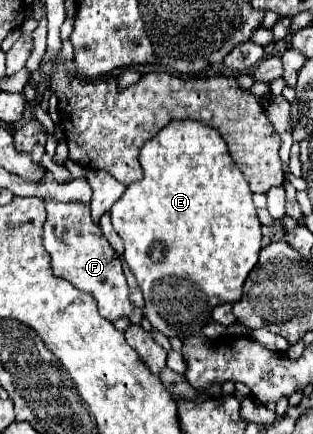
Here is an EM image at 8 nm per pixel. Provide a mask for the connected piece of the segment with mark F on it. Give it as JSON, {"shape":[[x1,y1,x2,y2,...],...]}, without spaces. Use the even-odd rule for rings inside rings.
{"shape":[[43,198,47,220,43,226,43,244,51,254,51,266,55,276,65,278,75,288,93,294,99,304,99,314,111,322,119,318,129,318,135,304,129,300,129,284,123,272,119,254,113,250,101,228,93,222,89,204,83,202,59,202,53,198]]}

